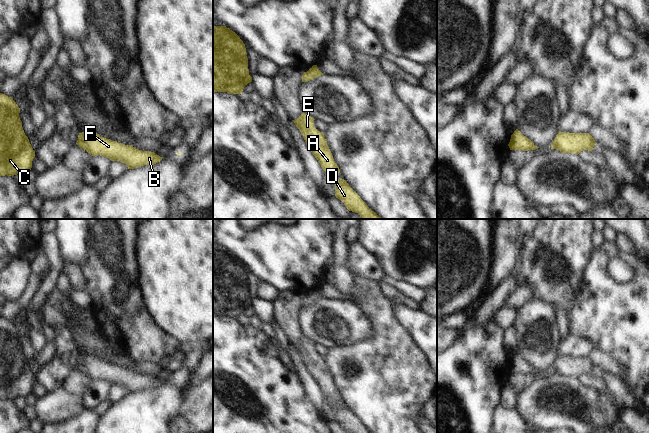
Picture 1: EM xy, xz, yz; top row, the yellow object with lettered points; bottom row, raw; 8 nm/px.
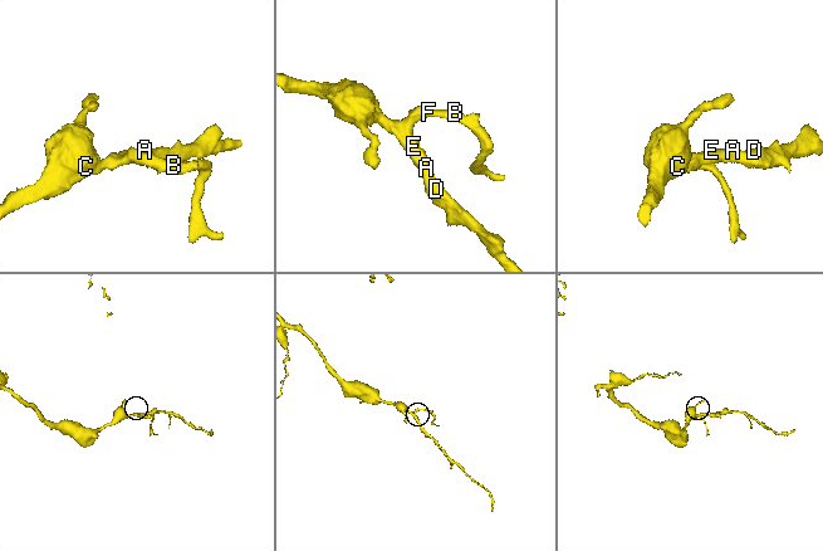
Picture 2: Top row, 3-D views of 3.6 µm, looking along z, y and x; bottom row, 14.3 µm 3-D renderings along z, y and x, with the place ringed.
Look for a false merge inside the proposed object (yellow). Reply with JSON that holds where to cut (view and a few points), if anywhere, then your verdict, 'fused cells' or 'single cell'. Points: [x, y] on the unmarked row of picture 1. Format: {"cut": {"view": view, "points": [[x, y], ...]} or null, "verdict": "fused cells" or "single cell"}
{"cut": null, "verdict": "single cell"}

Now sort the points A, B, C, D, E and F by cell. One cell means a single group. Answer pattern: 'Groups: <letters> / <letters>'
Groups: A B C D E F.

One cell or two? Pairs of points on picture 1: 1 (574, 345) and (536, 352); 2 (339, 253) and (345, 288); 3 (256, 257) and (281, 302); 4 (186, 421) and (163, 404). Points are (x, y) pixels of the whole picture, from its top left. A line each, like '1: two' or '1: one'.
1: two
2: one
3: two
4: two

